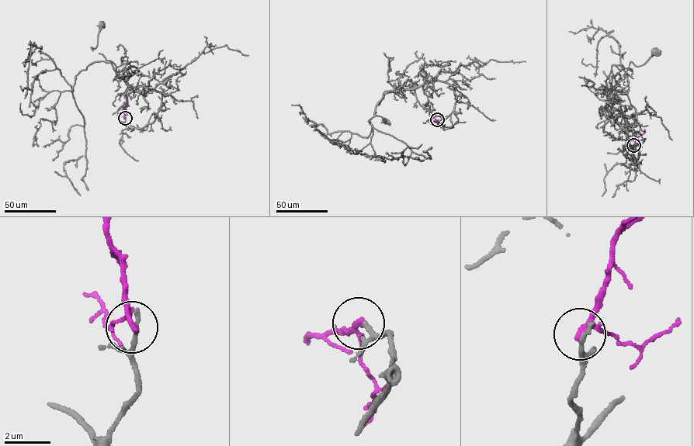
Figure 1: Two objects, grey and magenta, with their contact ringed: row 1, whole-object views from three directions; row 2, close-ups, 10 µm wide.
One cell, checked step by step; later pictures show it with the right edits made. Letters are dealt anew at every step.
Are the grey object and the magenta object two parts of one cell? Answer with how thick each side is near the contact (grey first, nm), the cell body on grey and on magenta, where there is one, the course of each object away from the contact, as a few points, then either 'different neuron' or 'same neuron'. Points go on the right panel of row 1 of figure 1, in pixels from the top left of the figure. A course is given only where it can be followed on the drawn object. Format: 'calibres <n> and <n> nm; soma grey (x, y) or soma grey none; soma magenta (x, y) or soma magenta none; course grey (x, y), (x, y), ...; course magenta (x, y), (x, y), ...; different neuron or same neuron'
calibres 240 and 190 nm; soma grey (655, 51); soma magenta none; course grey (633, 145), (629, 160), (622, 150), (627, 133), (611, 115), (615, 75), (631, 62), (644, 63), (654, 51); course magenta (633, 145), (644, 129); different neuron

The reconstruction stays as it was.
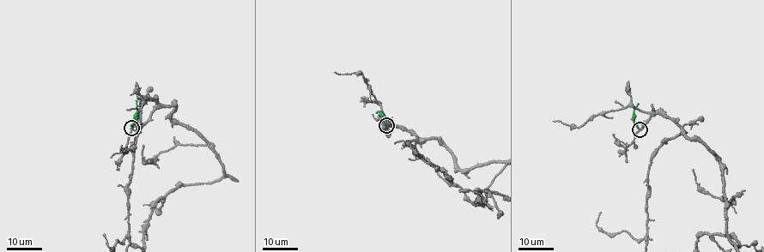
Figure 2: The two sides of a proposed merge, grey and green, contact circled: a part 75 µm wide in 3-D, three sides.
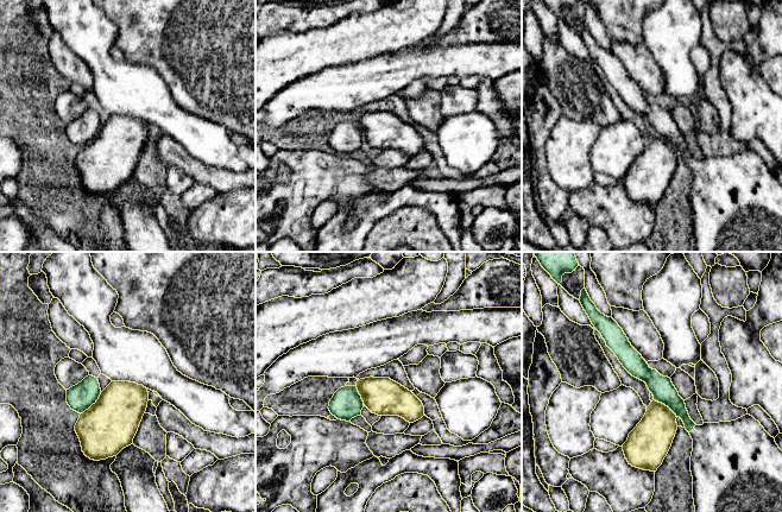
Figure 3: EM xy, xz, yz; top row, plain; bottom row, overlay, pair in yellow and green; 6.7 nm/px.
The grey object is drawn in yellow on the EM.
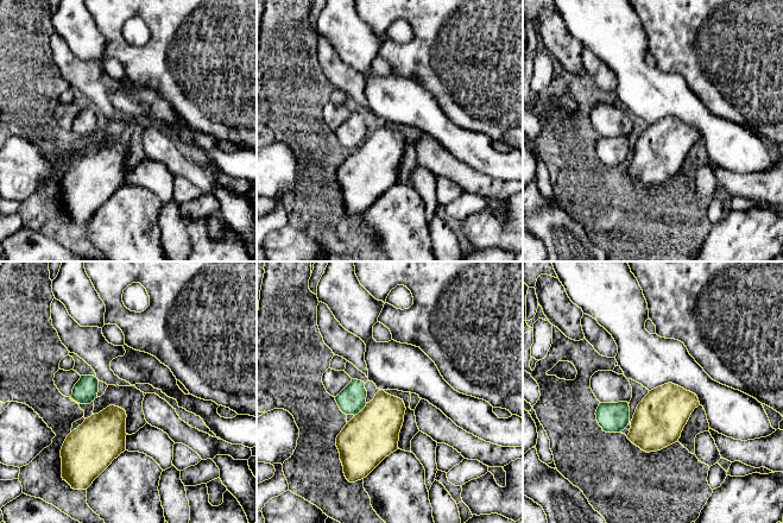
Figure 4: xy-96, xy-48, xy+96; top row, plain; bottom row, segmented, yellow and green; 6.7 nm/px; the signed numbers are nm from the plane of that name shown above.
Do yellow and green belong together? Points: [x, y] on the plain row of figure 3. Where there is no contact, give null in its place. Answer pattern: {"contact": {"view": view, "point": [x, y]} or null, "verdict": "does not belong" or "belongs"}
{"contact": {"view": "xy", "point": [93, 138]}, "verdict": "does not belong"}

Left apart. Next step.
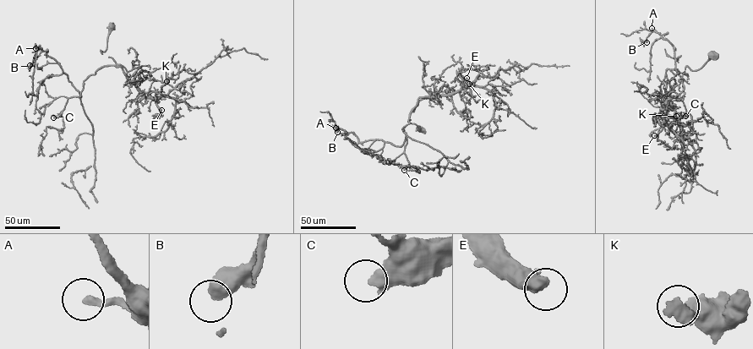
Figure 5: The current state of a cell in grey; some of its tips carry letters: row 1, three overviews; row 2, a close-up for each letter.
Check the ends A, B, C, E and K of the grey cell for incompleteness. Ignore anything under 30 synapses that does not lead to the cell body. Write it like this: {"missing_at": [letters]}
{"missing_at": ["E"]}

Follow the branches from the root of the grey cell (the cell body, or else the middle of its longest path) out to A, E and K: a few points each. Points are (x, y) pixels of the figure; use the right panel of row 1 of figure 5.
A: (712, 54), (675, 74), (667, 93), (666, 81), (676, 83), (671, 99), (684, 88), (673, 47), (652, 28)
E: (712, 54), (701, 68), (694, 70), (686, 67), (669, 80), (667, 122), (654, 135)
K: (712, 54), (701, 68), (694, 70), (686, 67), (669, 80), (666, 121), (672, 128), (676, 116)

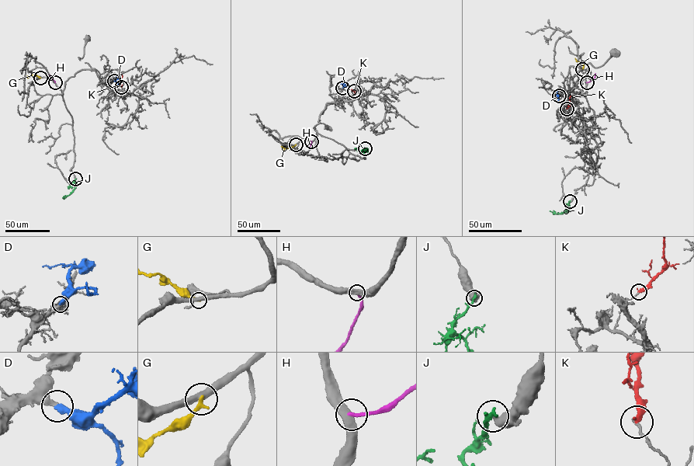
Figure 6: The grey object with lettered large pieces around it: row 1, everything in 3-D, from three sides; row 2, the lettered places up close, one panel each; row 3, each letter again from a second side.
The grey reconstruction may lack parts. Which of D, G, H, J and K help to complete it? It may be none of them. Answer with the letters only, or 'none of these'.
D

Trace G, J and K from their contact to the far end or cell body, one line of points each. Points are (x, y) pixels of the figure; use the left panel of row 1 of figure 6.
G: (40, 78), (36, 74), (27, 75)
J: (75, 179), (72, 192), (62, 197)
K: (121, 87), (122, 74)

